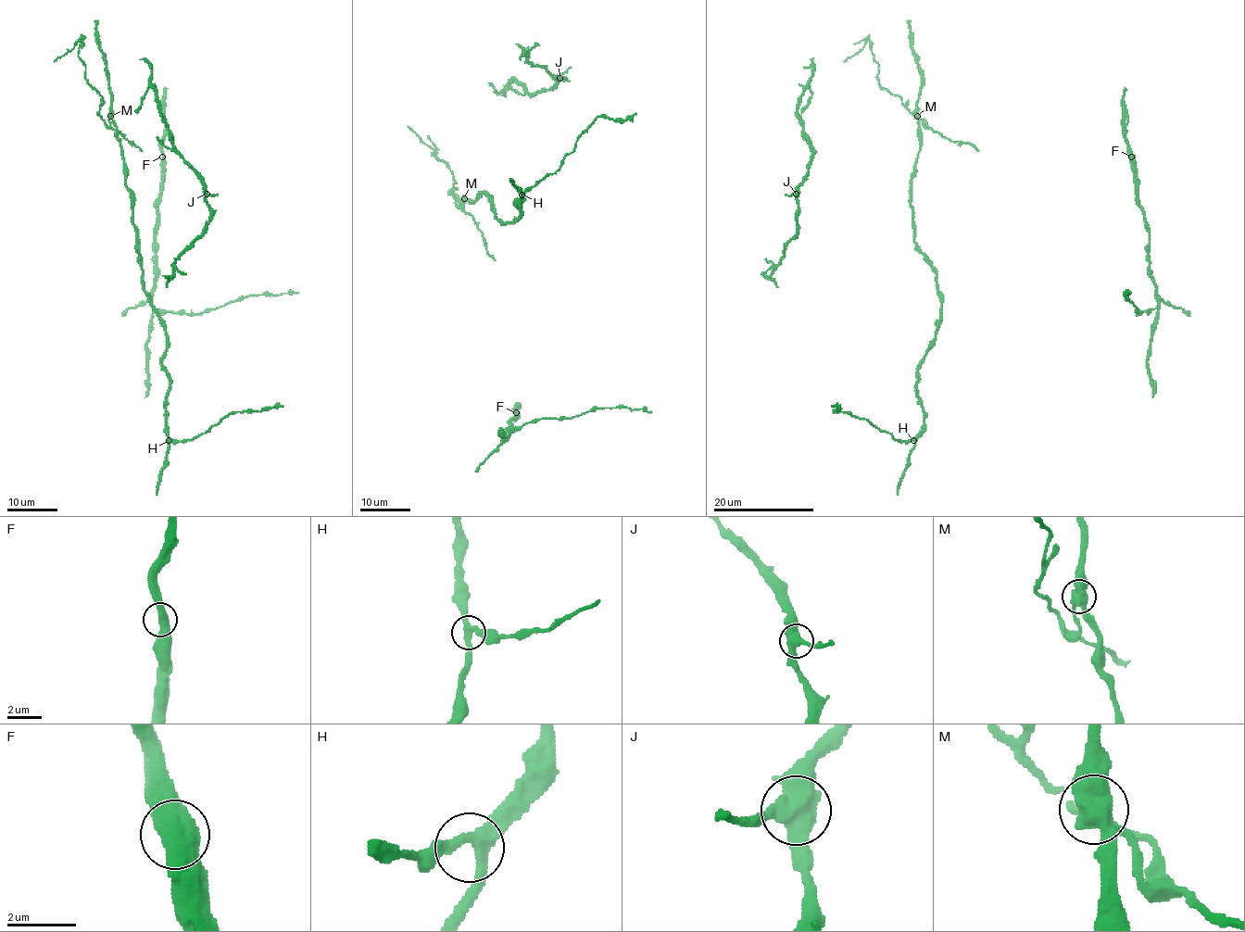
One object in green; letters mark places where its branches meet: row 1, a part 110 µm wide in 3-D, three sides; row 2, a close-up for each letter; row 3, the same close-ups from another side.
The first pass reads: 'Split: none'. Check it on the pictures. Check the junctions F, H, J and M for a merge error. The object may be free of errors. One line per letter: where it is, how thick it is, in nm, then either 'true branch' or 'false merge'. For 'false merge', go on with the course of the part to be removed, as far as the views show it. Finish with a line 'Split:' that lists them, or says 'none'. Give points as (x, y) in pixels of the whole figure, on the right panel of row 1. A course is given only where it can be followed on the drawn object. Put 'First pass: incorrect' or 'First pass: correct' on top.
First pass: incorrect
F: place (1131, 157); calibre 600 nm; true branch
H: place (913, 440); calibre 340 nm; true branch
J: place (796, 194); calibre 500 nm; true branch
M: place (917, 116); calibre 550 nm; false merge; course (917, 116), (899, 97), (890, 94), (879, 83), (878, 64), (868, 38), (861, 50), (844, 62)
Split: M

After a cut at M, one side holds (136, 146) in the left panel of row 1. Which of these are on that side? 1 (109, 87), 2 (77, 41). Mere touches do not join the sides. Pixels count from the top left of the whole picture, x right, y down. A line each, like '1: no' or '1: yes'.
1: no
2: yes

